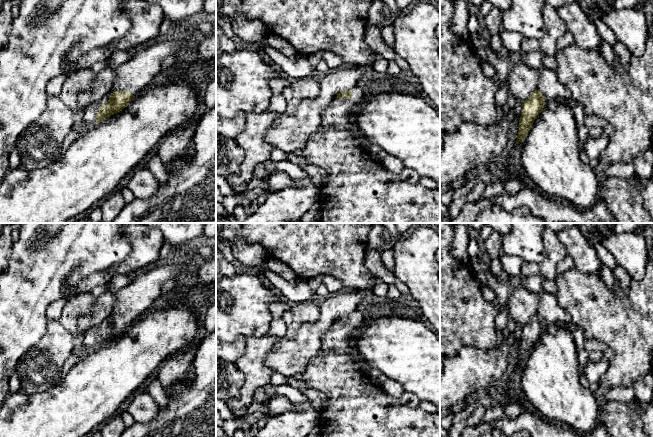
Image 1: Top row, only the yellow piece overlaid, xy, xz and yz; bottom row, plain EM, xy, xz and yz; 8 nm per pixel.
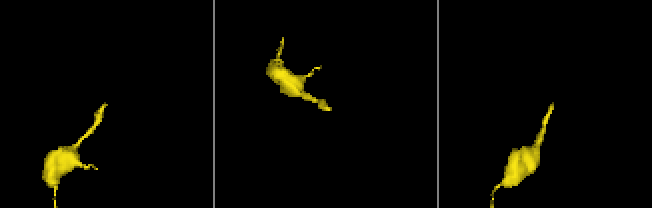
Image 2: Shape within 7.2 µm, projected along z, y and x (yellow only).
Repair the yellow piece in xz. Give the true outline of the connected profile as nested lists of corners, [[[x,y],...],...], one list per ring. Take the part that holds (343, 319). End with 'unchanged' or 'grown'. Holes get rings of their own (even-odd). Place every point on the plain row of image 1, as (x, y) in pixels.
[[[358,310],[339,317],[323,335],[320,352],[333,350],[337,353],[351,353],[354,334],[364,328],[367,322]]]; grown

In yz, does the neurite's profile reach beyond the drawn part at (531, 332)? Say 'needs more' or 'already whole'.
needs more

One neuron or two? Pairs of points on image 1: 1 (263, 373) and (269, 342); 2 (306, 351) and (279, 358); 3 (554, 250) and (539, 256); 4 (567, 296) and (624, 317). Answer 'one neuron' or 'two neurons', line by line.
1: one neuron
2: one neuron
3: two neurons
4: one neuron

